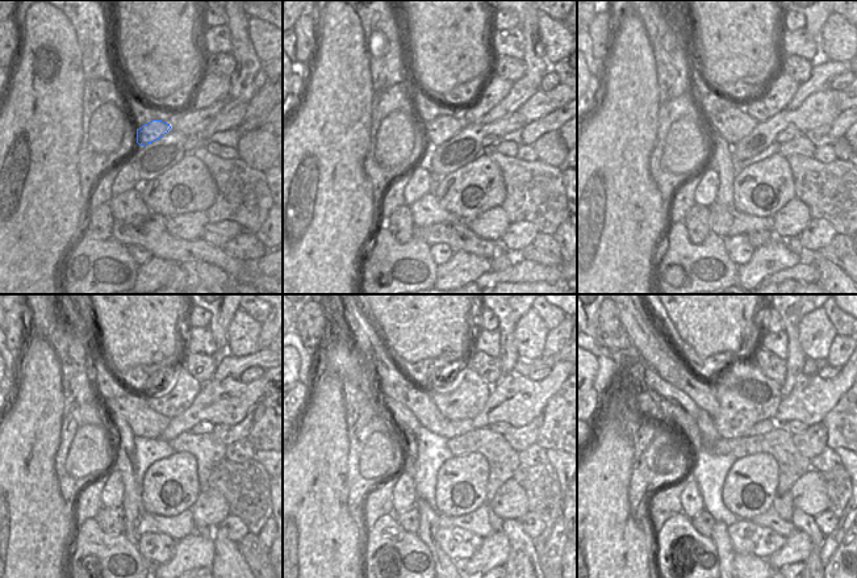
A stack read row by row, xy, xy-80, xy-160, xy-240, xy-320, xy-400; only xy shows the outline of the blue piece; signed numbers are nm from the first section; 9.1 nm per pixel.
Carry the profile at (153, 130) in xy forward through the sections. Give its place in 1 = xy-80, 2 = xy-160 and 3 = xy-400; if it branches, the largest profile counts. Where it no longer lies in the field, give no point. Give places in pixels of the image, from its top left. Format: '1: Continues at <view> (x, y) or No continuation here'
1: Continues at xy-80 (442, 129)
2: Continues at xy-160 (734, 125)
3: Continues at xy-400 (643, 342)

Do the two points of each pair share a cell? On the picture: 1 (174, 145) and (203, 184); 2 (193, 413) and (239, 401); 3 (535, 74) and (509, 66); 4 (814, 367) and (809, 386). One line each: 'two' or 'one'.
1: two
2: one
3: two
4: two

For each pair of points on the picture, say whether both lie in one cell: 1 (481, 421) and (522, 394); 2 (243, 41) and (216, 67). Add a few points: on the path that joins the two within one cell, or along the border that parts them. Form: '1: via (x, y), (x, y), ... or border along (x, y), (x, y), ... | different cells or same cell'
1: via (492, 413), (511, 401) | same cell
2: border along (231, 53), (234, 70), (230, 76) | different cells

